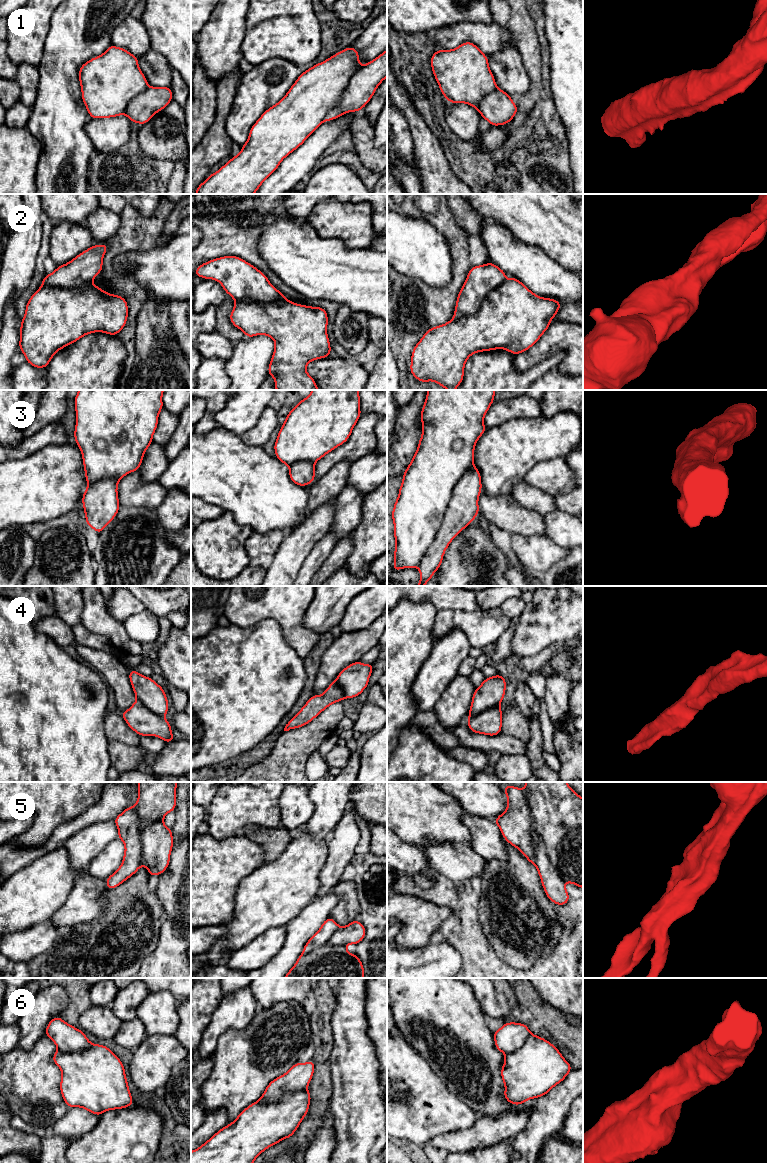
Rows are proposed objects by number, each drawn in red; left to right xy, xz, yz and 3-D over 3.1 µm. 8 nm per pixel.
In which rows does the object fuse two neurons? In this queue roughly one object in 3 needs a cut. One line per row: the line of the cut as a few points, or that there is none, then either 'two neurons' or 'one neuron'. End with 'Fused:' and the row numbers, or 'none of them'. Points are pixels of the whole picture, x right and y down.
1: cut none; one neuron
2: cut none; one neuron
3: cut none; one neuron
4: cut none; one neuron
5: cut yz (533, 828), (544, 845), (549, 862), (564, 881); two neurons
6: cut none; one neuron
Fused: 5

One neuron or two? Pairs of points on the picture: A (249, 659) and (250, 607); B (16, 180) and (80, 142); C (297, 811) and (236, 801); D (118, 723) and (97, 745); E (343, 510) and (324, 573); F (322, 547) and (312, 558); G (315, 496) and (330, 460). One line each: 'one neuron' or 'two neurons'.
A: two neurons
B: two neurons
C: one neuron
D: two neurons
E: two neurons
F: one neuron
G: two neurons

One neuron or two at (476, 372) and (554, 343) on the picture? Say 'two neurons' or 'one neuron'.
one neuron

